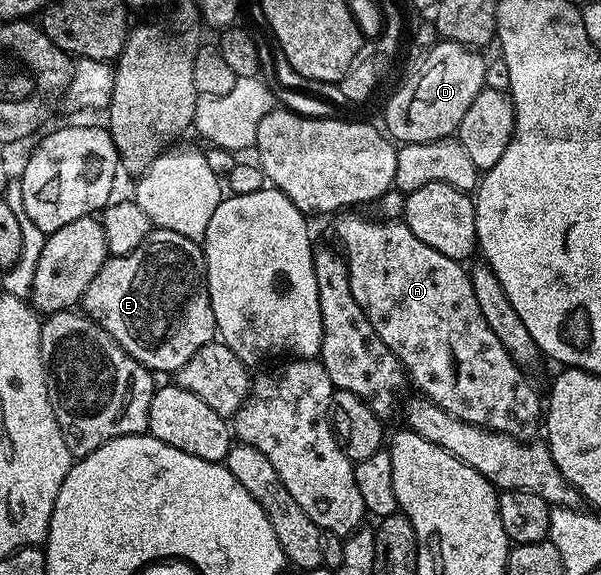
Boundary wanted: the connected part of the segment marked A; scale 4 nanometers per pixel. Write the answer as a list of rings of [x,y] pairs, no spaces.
[[[357,213],[342,214],[340,216],[342,219],[337,223],[337,239],[341,242],[342,248],[340,247],[340,250],[343,252],[343,258],[349,270],[351,293],[355,297],[355,301],[359,301],[359,309],[363,309],[367,321],[371,321],[375,333],[379,333],[383,345],[387,345],[387,349],[391,349],[391,353],[395,353],[395,357],[405,368],[412,386],[414,383],[421,390],[418,392],[424,398],[434,403],[439,409],[451,413],[456,419],[473,423],[475,426],[485,427],[488,431],[497,431],[500,435],[509,435],[512,439],[520,441],[532,440],[536,436],[533,434],[536,431],[538,434],[539,428],[543,423],[542,396],[541,399],[537,396],[537,391],[533,388],[532,381],[525,376],[528,374],[514,361],[511,353],[507,349],[503,349],[499,337],[495,337],[495,333],[491,333],[491,325],[487,325],[487,321],[483,317],[483,309],[479,309],[479,304],[475,302],[475,289],[471,289],[468,270],[458,260],[451,257],[443,257],[443,253],[439,253],[439,249],[431,249],[431,245],[426,245],[423,241],[419,241],[419,237],[415,237],[415,233],[411,233],[411,229],[404,221],[382,221],[377,217],[364,219],[361,215],[353,214]]]

